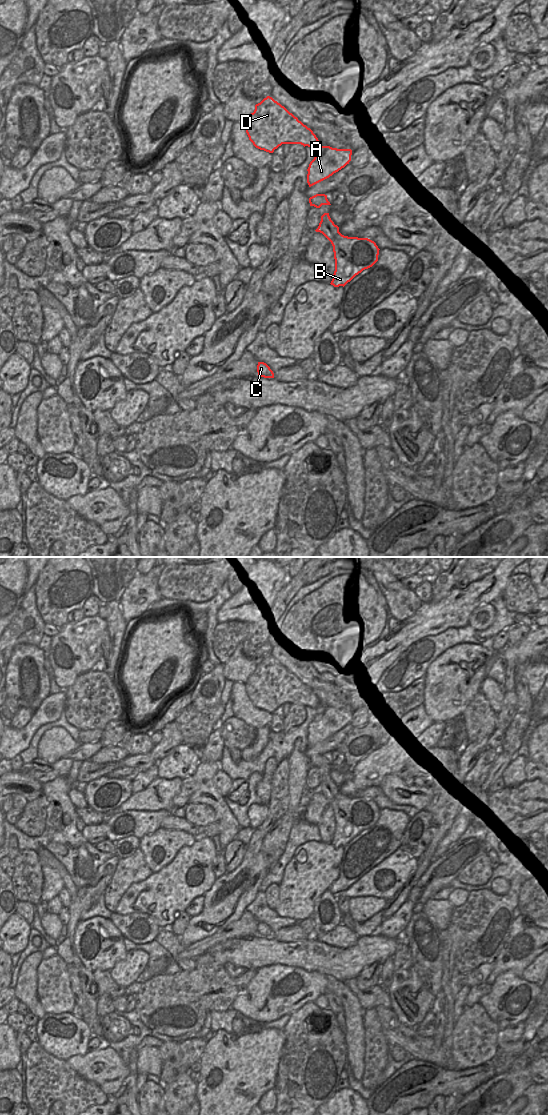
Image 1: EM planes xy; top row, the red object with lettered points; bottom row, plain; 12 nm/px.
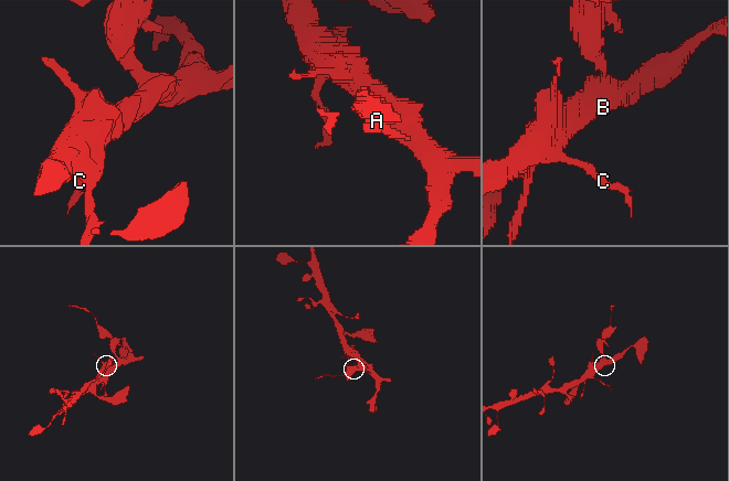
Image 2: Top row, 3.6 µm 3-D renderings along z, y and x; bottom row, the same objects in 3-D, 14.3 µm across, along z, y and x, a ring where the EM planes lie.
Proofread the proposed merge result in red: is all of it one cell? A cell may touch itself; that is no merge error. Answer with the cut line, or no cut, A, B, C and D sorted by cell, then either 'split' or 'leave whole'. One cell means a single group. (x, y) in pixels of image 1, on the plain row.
cut xy (321, 705), (318, 708); groups A B C / D; split

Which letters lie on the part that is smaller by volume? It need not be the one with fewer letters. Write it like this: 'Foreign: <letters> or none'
Foreign: D

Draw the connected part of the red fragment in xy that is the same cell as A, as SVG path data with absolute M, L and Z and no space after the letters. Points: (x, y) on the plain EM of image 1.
M320 706L307 729L307 743L309 747L329 738L344 728L351 721L351 709L337 709L330 706Z

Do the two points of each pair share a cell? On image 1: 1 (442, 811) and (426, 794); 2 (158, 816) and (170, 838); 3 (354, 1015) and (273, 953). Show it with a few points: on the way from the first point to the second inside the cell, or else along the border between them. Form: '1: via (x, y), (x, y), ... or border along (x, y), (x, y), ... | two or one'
1: border along (430, 785), (433, 789), (433, 798), (423, 809) | two
2: border along (160, 826), (140, 839) | two
3: border along (266, 966), (274, 964), (292, 965), (313, 972) | two

